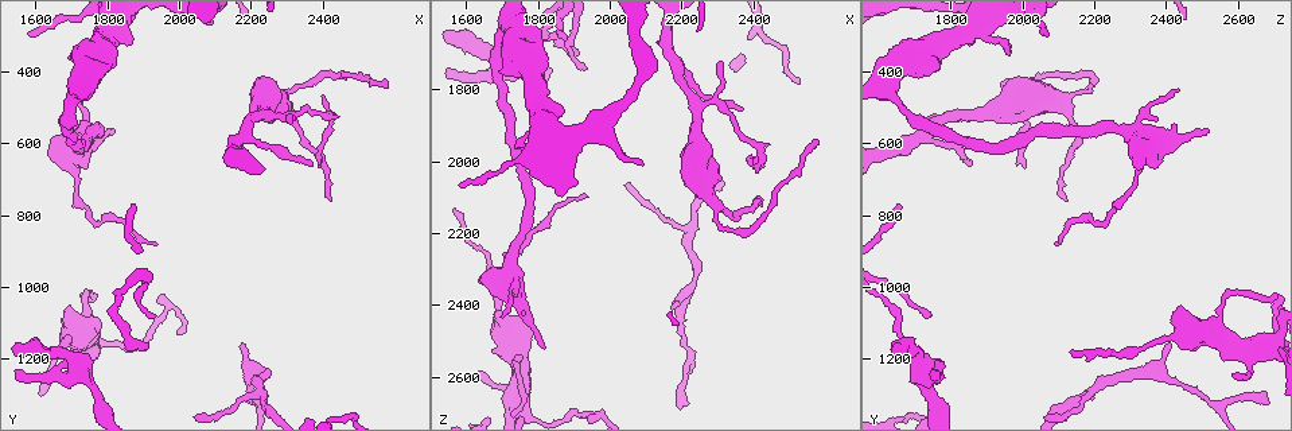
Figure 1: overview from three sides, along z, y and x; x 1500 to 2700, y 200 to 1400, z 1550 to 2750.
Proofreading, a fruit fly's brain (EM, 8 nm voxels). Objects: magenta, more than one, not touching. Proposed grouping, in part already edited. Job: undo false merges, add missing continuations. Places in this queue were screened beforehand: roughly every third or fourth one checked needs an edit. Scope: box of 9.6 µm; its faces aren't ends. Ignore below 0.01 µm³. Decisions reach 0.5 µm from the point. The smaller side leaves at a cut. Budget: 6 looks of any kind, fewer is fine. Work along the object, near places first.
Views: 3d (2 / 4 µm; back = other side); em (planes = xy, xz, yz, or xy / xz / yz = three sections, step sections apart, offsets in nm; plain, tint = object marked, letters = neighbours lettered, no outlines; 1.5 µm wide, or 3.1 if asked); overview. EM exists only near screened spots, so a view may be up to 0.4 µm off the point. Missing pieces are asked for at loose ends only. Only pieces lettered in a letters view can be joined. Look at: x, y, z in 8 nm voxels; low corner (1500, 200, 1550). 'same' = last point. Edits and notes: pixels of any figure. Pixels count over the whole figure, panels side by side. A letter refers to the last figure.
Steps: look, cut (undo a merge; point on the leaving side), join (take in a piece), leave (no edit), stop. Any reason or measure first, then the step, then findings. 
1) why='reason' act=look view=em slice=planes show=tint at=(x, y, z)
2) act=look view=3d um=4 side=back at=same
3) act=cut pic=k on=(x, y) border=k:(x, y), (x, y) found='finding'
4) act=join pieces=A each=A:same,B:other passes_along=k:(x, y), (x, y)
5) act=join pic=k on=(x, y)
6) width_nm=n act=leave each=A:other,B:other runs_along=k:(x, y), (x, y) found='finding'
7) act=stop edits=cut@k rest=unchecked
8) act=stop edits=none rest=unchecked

why='branch stops here' act=look view=em slice=xy step=8 show=tint at=(2590, 440, 1950)

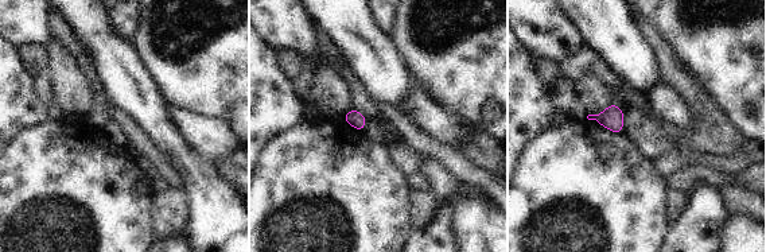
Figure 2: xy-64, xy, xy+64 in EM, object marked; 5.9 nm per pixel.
act=look view=em slice=planes show=letters at=same

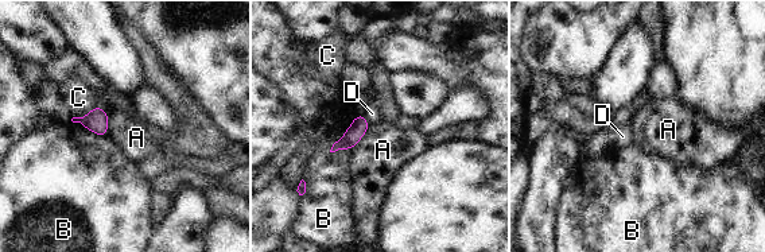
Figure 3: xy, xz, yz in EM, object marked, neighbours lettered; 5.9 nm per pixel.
longest_contact=B:300nm act=leave each=A:other,B:other,C:other,D:other border=3:(369, 124), (365, 134), (350, 150) found='no lettered piece goes on from it'

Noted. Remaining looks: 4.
why='tapers out' act=look view=em slice=xy step=4 show=letters at=(1750, 350, 1960)

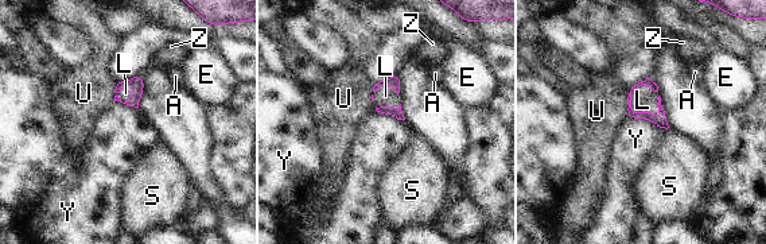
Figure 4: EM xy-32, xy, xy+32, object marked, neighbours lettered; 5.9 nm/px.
act=join pic=4 on=(642, 100) each=A:other,E:other,L:same,S:other,U:other,Y:other,Z:other passes_along=4:(649, 116), (636, 112), (642, 100) found='it goes on there'

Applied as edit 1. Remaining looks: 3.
why='redraw' act=look view=overview

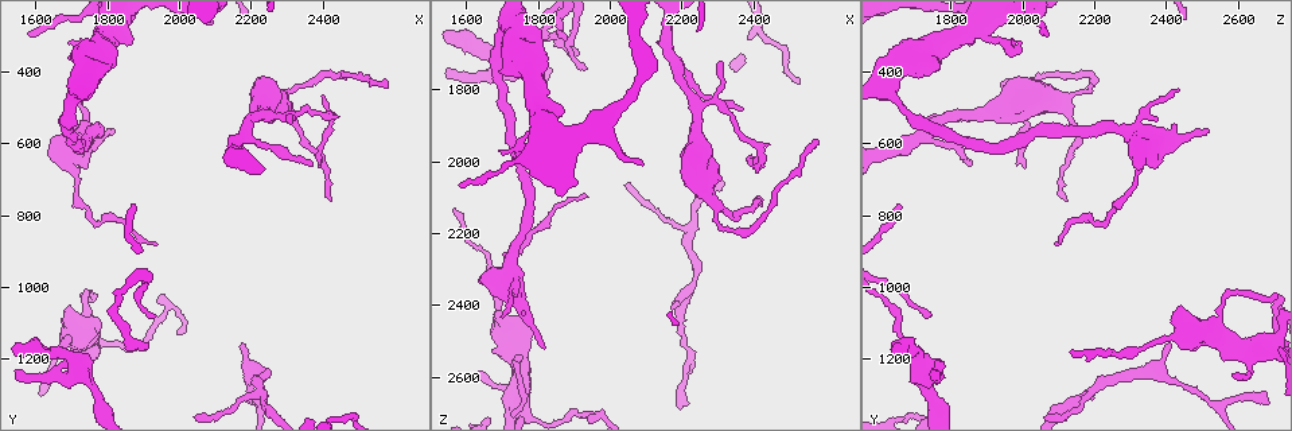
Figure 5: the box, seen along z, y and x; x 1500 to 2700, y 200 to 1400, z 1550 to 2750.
why='branch stops here' act=look view=em slice=planes show=letters at=(1670, 1210, 1770)

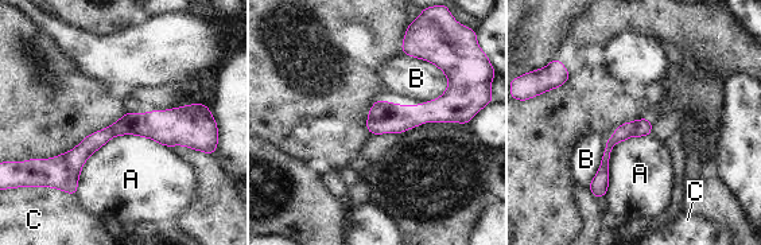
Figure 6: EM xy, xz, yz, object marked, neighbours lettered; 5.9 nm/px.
width_nm=110 act=leave each=A:other,B:other,C:other runs_along=6:(200, 112), (183, 125), (123, 125), (51, 162) found='none of them fits'

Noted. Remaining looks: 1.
act=stop edits=join@4 rest=unchecked

